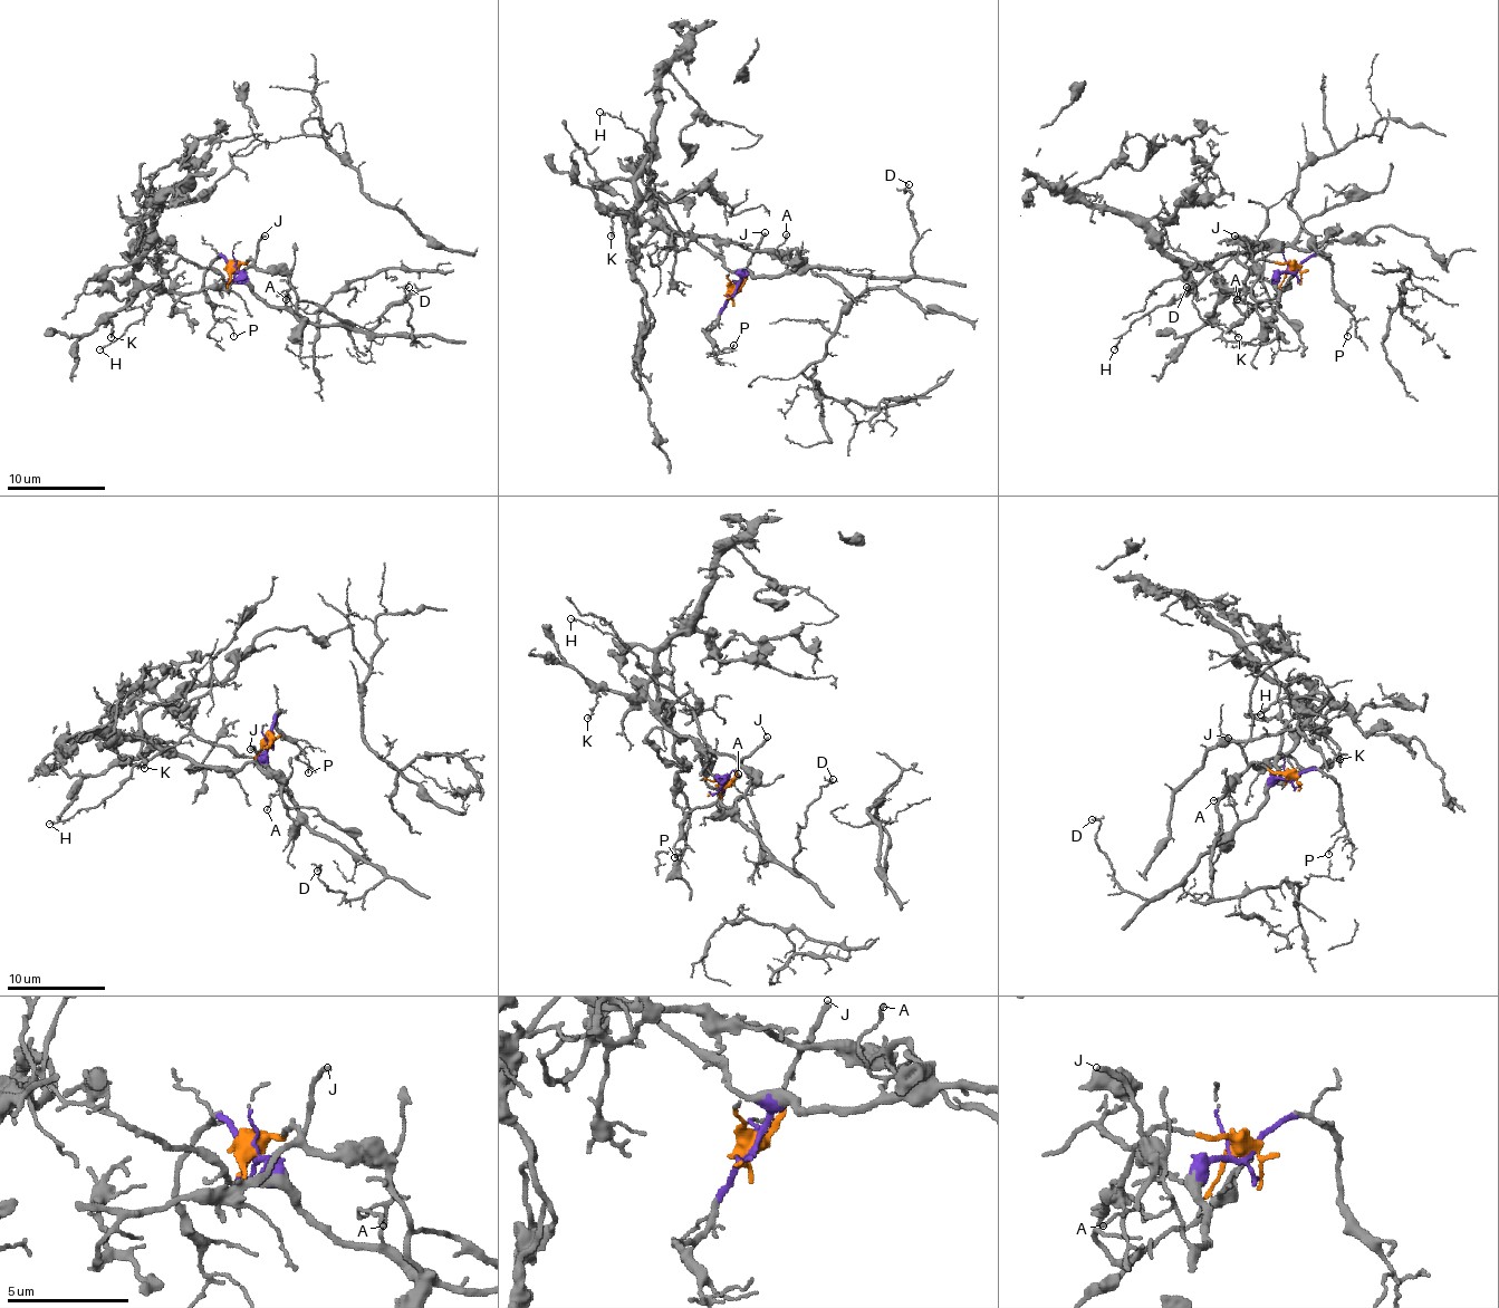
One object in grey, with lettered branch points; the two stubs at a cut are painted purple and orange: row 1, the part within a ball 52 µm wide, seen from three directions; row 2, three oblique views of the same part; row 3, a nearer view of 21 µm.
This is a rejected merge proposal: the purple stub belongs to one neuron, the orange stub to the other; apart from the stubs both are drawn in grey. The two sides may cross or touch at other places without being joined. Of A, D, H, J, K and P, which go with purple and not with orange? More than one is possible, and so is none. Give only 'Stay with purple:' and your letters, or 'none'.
Stay with purple: A, D, H, P

